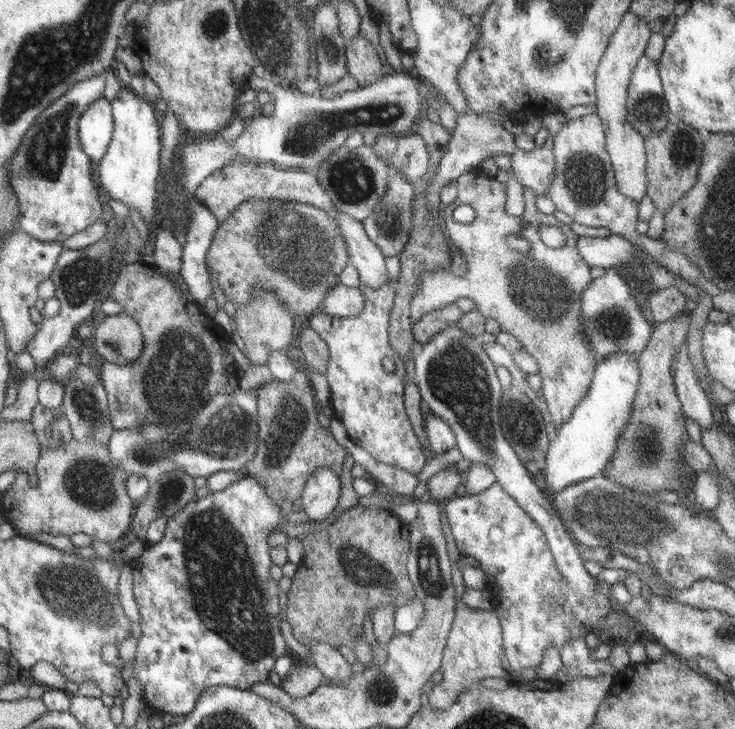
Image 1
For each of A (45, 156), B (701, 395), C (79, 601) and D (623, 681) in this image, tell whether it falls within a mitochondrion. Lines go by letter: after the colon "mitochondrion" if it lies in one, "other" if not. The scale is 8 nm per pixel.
A: mitochondrion
B: other
C: mitochondrion
D: other

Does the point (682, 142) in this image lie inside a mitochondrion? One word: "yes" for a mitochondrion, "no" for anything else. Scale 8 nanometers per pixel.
yes

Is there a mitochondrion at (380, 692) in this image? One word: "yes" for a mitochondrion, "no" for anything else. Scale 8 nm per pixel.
yes

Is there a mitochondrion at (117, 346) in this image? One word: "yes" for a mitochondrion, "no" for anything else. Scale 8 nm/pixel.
yes

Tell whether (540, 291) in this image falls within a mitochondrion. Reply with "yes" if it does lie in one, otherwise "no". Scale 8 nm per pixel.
yes

